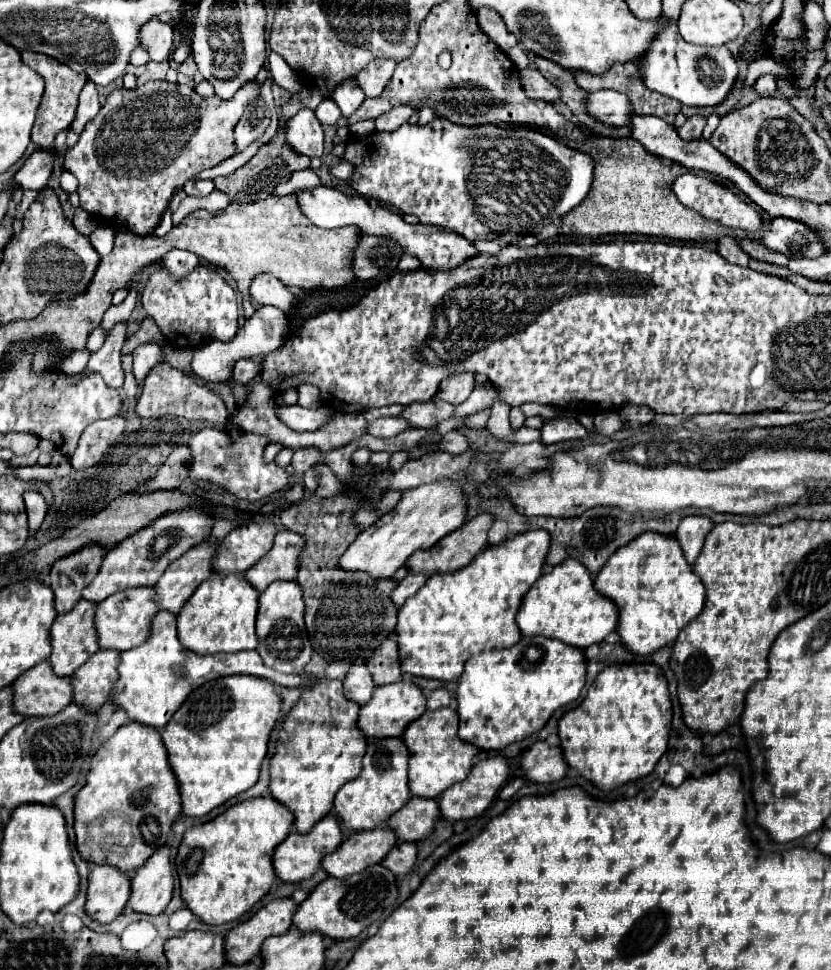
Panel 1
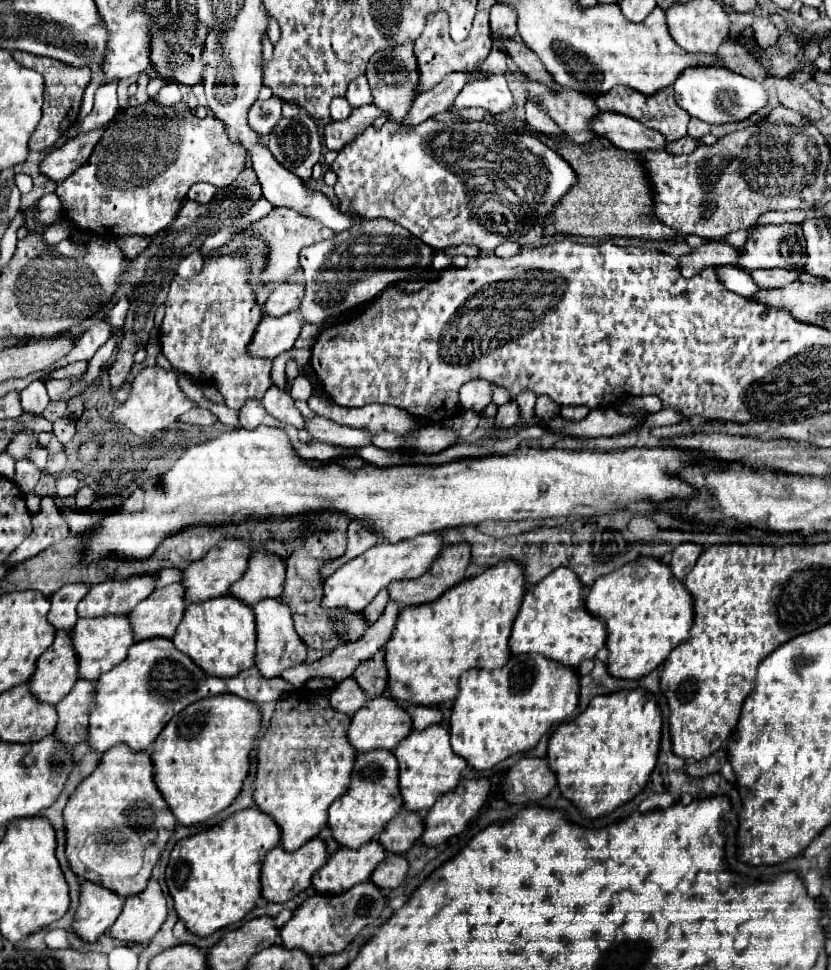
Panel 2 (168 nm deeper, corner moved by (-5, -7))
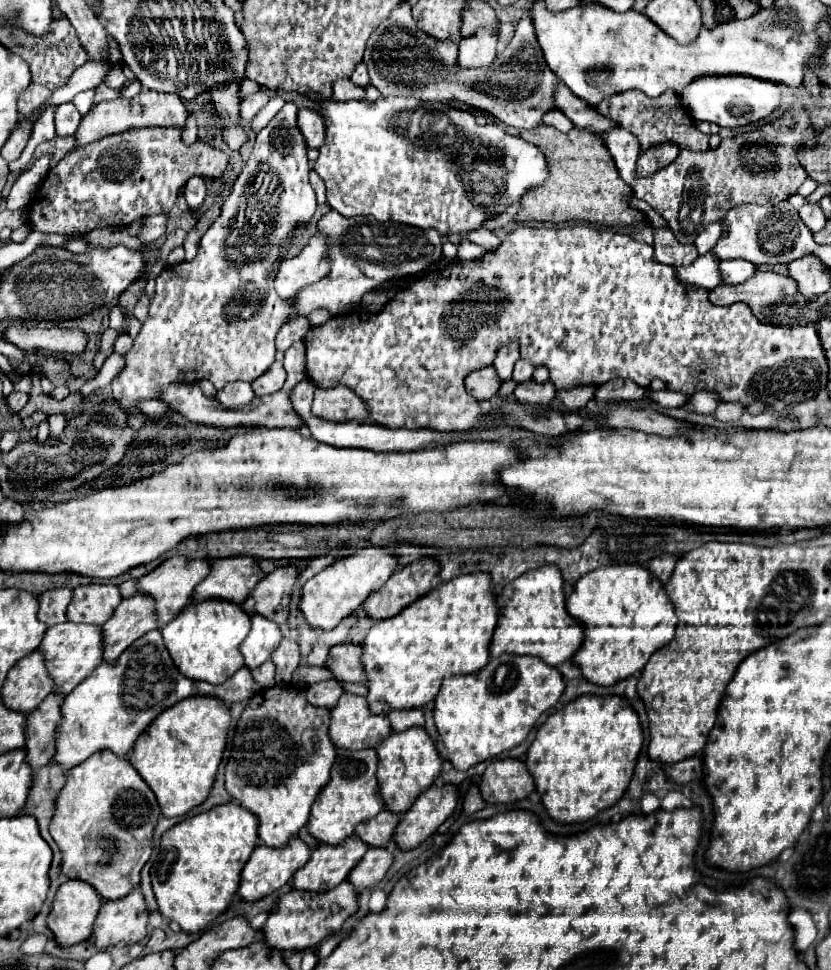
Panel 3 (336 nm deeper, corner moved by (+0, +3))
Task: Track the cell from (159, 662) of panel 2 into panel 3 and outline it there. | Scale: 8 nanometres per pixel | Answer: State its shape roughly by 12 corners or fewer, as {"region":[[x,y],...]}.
{"region":[[151,630],[61,704],[53,762],[127,756],[189,696],[225,704],[261,686],[185,678]]}

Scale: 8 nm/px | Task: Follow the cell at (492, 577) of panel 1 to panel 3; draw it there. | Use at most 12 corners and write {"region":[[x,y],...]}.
{"region":[[487,574],[457,576],[363,640],[373,714],[423,708],[489,662]]}

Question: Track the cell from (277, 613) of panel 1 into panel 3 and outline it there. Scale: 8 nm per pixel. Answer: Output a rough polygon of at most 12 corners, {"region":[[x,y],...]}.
{"region":[[255,614],[239,650],[249,670],[267,662],[281,642],[275,622]]}

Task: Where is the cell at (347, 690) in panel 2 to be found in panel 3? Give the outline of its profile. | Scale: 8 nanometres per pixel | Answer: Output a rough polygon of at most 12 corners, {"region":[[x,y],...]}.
{"region":[[337,680],[307,686],[313,706],[333,708],[343,694]]}

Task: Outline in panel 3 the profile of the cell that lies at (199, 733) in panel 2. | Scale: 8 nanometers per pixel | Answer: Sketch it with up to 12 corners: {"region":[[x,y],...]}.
{"region":[[191,696],[167,708],[127,758],[163,816],[207,798],[229,708]]}

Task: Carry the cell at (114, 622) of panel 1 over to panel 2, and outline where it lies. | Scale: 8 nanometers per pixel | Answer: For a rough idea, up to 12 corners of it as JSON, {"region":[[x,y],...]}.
{"region":[[128,616],[78,618],[80,678],[98,680],[134,644]]}

